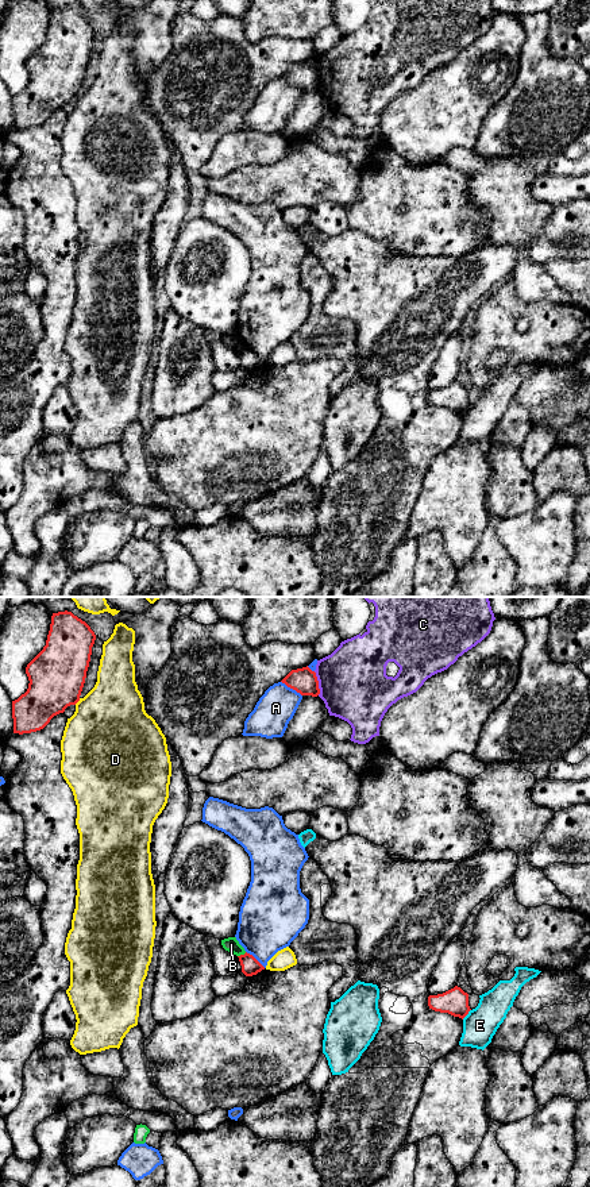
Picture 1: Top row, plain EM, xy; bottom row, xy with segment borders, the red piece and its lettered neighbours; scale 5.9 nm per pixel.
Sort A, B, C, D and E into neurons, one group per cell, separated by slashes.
A / B C / D / E

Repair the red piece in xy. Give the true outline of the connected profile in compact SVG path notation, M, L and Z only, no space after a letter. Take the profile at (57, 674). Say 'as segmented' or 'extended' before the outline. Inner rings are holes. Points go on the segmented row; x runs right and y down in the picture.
as segmented; M72 612L53 613L46 645L26 667L28 689L12 701L14 733L41 731L54 716L80 701L95 640L90 627Z

